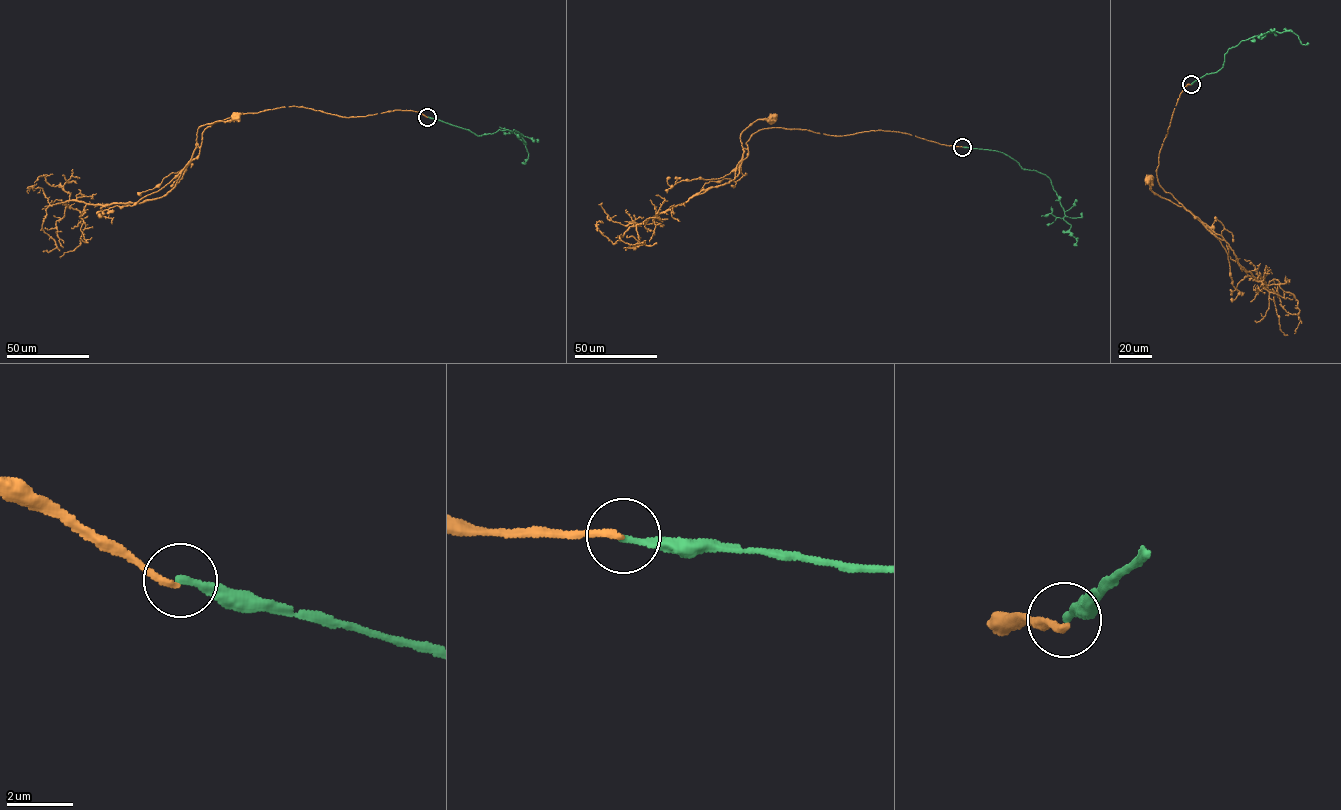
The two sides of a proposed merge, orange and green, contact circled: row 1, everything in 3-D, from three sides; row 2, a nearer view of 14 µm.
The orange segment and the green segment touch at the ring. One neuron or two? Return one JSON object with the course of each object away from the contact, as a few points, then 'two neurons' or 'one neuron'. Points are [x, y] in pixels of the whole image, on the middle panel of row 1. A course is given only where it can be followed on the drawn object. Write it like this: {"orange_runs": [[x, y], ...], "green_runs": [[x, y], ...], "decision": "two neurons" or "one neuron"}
{"orange_runs": [[962, 147], [882, 130], [837, 136], [776, 127], [758, 130], [743, 148], [741, 133], [757, 119], [772, 119]], "green_runs": [[962, 147], [999, 151], [1022, 169], [1046, 175], [1063, 220], [1071, 225], [1071, 235], [1078, 238], [1074, 246]], "decision": "two neurons"}

